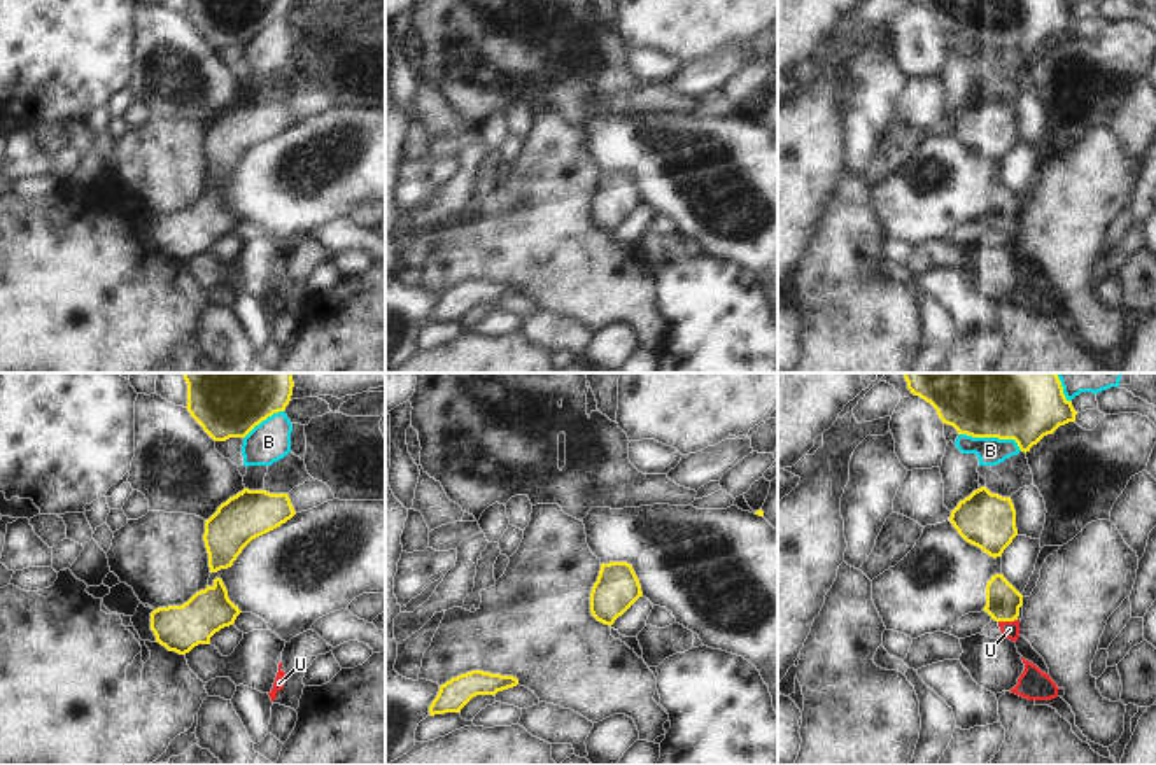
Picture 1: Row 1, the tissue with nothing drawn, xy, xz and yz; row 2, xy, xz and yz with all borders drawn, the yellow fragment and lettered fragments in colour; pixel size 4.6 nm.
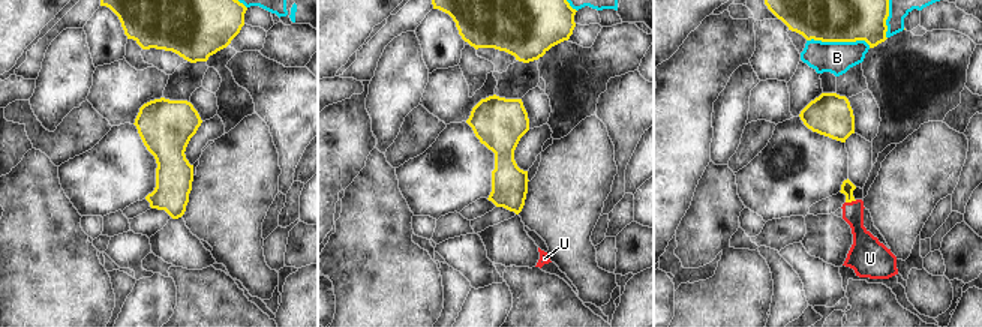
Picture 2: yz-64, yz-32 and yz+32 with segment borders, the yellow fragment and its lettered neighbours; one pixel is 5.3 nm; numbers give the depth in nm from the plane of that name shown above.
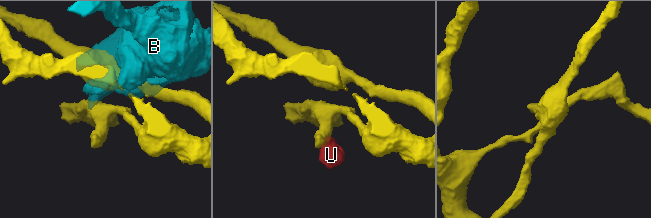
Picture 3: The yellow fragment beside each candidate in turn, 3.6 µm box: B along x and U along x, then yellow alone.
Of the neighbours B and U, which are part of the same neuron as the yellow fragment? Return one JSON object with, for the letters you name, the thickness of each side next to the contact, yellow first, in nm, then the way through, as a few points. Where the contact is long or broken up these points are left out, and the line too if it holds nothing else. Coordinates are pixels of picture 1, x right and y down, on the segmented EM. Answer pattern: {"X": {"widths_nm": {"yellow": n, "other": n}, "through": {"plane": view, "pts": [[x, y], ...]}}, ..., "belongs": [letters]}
{"belongs": []}

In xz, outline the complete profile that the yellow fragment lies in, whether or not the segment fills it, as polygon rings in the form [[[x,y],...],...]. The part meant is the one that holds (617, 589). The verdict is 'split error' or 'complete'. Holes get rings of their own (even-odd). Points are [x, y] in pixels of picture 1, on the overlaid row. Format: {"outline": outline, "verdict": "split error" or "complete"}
{"outline": [[[601,564],[590,592],[590,613],[611,627],[639,597],[643,597],[641,585],[631,564]]], "verdict": "complete"}

